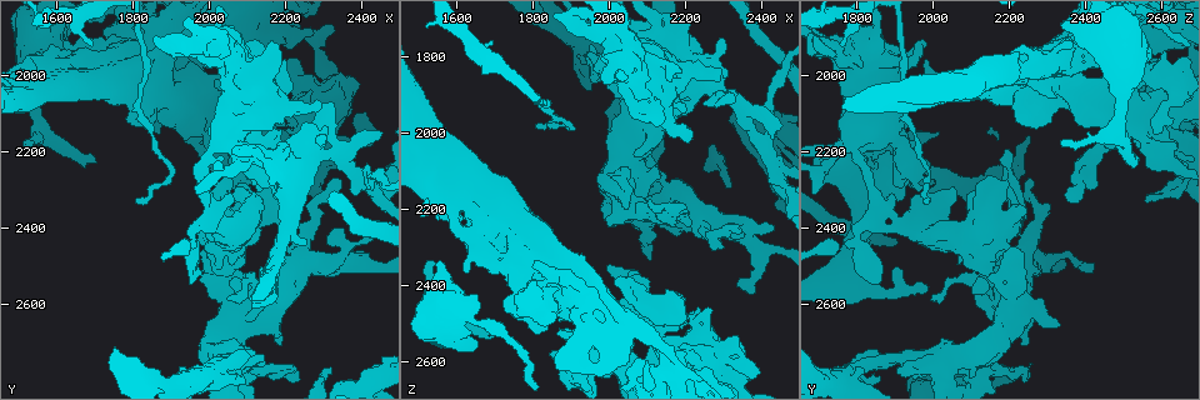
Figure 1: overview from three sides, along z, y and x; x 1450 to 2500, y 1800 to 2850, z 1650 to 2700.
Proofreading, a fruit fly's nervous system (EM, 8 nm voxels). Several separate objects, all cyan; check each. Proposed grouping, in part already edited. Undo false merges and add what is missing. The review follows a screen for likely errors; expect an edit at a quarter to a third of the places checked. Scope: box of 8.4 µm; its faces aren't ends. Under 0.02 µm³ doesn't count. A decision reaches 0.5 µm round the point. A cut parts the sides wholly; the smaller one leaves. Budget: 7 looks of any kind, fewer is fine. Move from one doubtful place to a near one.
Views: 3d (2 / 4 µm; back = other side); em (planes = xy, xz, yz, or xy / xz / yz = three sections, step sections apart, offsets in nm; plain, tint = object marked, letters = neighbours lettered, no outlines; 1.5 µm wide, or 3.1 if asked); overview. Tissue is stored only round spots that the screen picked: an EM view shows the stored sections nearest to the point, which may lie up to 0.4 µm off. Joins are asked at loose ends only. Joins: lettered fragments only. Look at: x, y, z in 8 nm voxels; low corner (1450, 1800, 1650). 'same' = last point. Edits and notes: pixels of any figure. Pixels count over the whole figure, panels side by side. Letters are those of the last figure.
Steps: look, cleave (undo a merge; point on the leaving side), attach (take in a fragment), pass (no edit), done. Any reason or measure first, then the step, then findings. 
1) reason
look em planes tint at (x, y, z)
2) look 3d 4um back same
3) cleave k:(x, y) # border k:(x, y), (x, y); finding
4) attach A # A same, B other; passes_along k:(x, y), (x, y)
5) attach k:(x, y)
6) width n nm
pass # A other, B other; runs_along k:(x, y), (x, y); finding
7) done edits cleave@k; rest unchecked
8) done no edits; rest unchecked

branch stops here
look em xz step 8 tint at (1635, 1955, 2565)

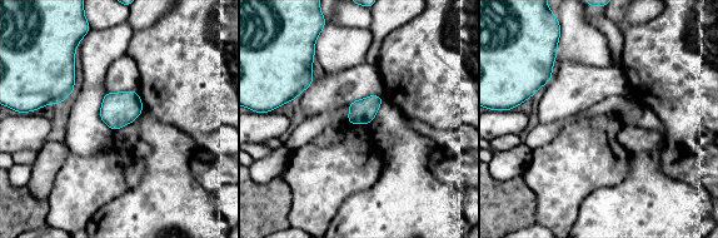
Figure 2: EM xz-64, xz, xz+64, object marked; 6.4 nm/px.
look em planes tint same

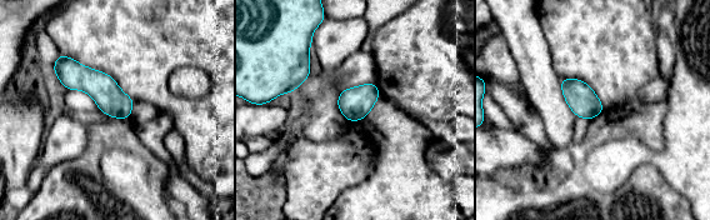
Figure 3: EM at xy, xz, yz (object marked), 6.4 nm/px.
look em planes letters same

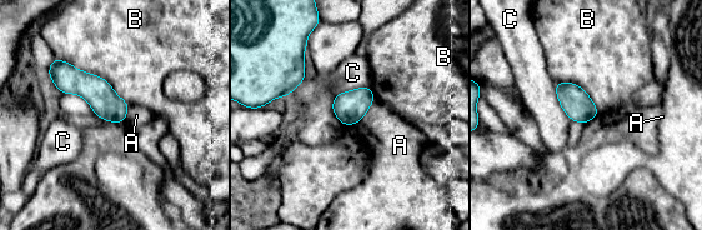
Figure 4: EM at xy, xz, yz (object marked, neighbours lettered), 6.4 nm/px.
pass # A other, B other, C other; border 4:(54, 56), (103, 76), (130, 104); none of them fits

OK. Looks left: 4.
thin end
look em planes letters at (1540, 2180, 2335)

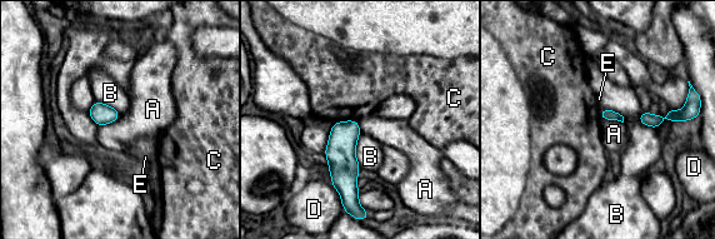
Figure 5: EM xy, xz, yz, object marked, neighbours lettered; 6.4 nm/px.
longest_contact D 170 nm
pass # A other, B other, C other, D other, E other; border 5:(121, 115), (99, 127); no lettered fragment goes on from it

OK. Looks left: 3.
free end
look em planes letters at (2185, 2170, 1930)

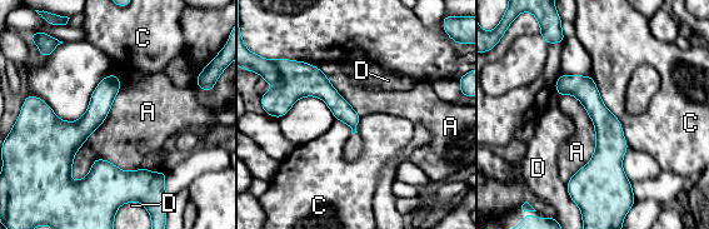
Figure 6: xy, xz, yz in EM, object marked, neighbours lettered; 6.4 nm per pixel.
longest_contact A 700 nm
pass # A other, C other, D other; no lettered fragment goes on from it

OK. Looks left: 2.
done no edits; rest unchecked

